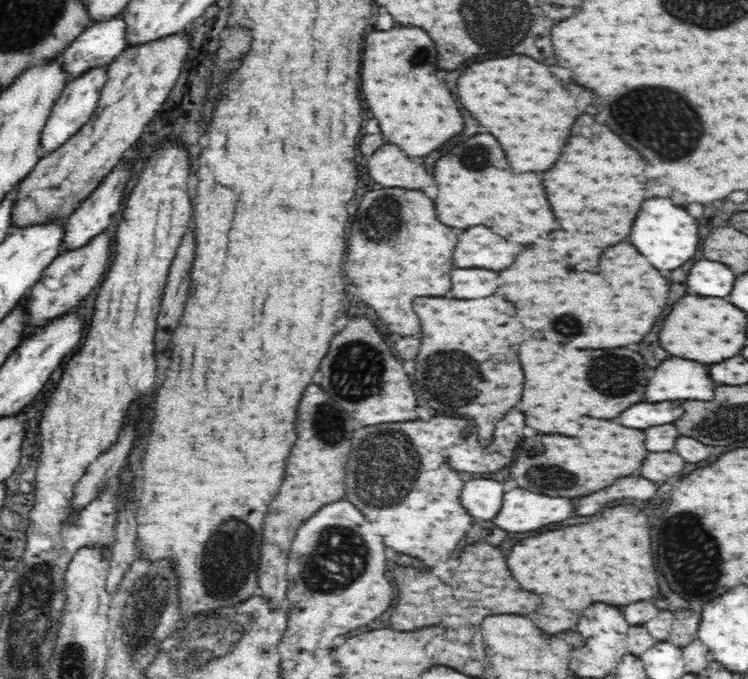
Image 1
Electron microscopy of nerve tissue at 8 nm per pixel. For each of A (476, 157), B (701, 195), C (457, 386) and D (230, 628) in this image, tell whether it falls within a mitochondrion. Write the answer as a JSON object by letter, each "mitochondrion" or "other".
{"A":"mitochondrion","B":"other","C":"mitochondrion","D":"mitochondrion"}

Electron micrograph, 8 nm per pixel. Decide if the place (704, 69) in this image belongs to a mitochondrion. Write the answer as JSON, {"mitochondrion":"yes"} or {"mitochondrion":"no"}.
{"mitochondrion":"no"}

